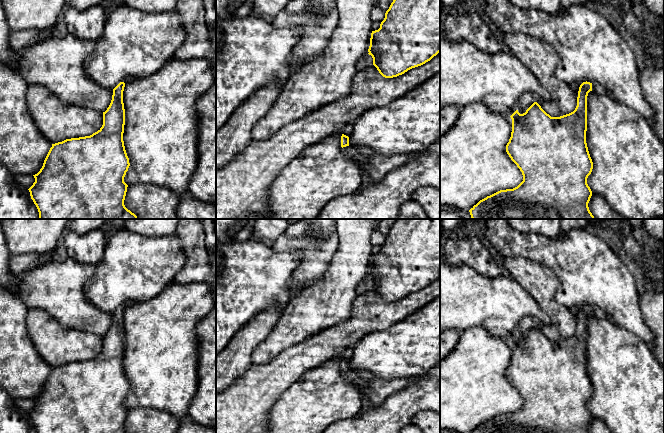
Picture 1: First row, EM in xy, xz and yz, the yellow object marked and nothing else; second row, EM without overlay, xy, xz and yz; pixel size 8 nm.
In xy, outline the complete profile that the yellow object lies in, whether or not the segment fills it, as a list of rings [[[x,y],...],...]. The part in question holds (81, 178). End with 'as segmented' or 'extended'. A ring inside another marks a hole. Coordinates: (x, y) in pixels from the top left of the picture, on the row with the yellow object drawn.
[[[120,82],[114,89],[112,100],[103,112],[103,125],[90,136],[66,139],[52,144],[42,168],[33,175],[35,182],[28,189],[31,199],[39,212],[39,219],[138,219],[128,210],[124,200],[128,185],[124,177],[130,166],[124,141],[125,109],[123,91],[125,83]]] | as segmented

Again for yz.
[[[583,82],[578,91],[577,106],[569,114],[551,117],[541,106],[534,102],[525,113],[516,110],[512,119],[512,132],[506,145],[506,152],[523,175],[523,181],[513,189],[500,190],[480,200],[470,210],[472,219],[594,219],[588,203],[592,191],[587,178],[593,169],[587,143],[587,96],[590,91],[599,95],[607,94],[606,89],[594,82]]] | extended

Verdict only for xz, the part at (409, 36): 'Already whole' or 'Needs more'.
Already whole

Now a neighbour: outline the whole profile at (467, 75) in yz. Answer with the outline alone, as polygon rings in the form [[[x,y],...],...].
[[[440,39],[440,108],[457,105],[460,108],[475,102],[483,103],[493,112],[510,117],[518,107],[520,96],[529,92],[540,100],[548,100],[548,91],[538,82],[528,68],[509,50],[498,54],[485,53],[469,42]]]

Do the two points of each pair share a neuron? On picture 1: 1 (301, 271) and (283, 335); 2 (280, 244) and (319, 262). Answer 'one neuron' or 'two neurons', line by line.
1: two neurons
2: one neuron

